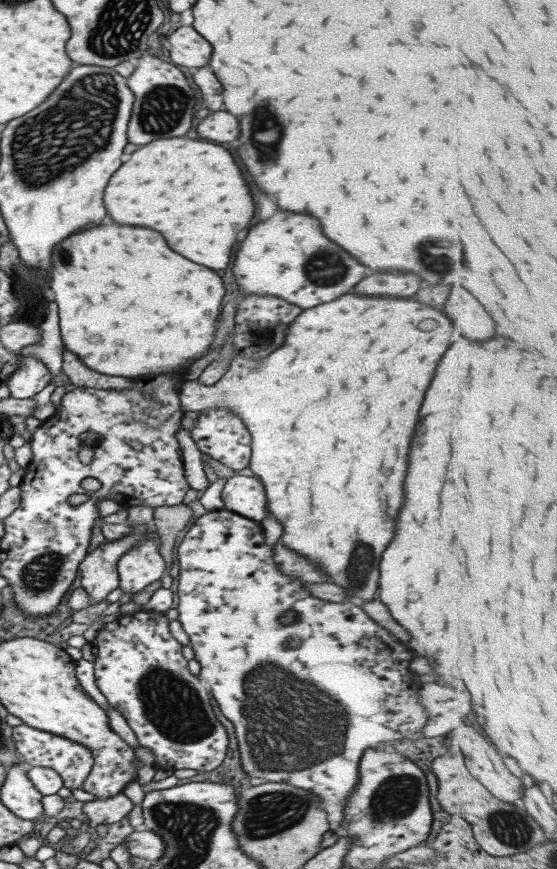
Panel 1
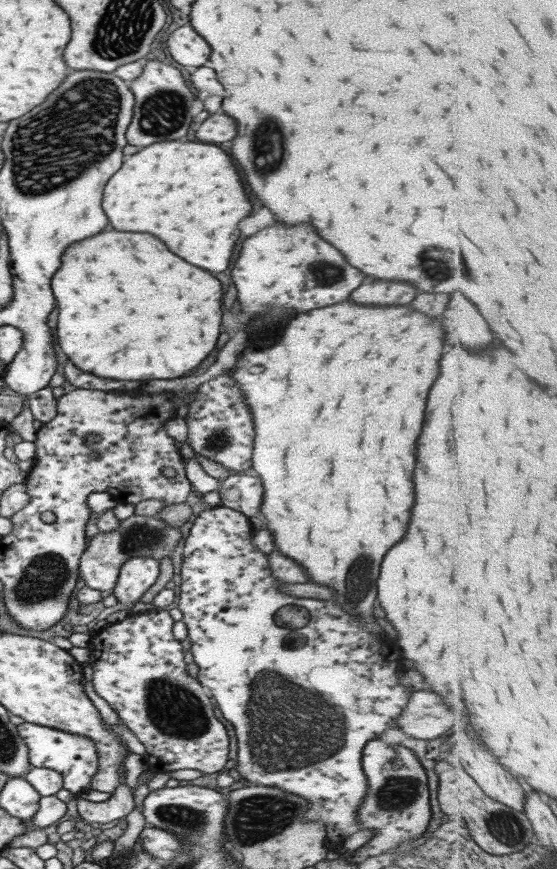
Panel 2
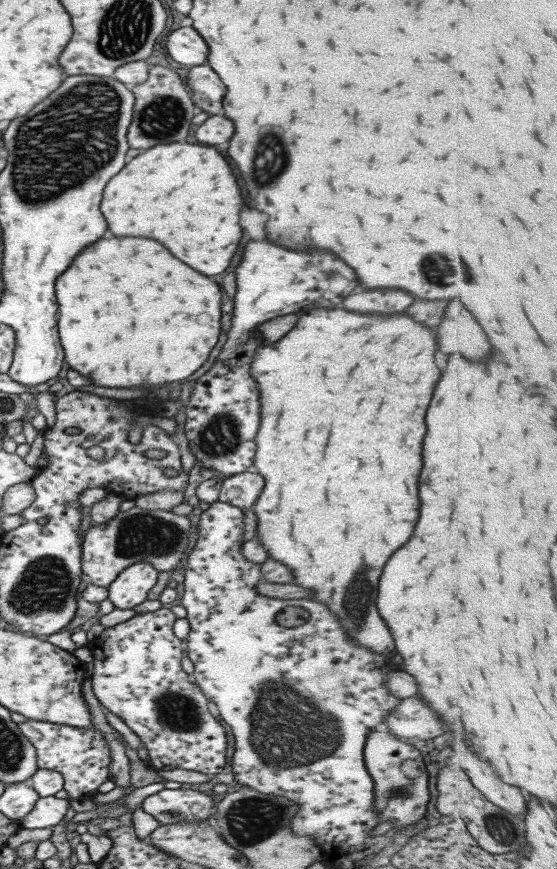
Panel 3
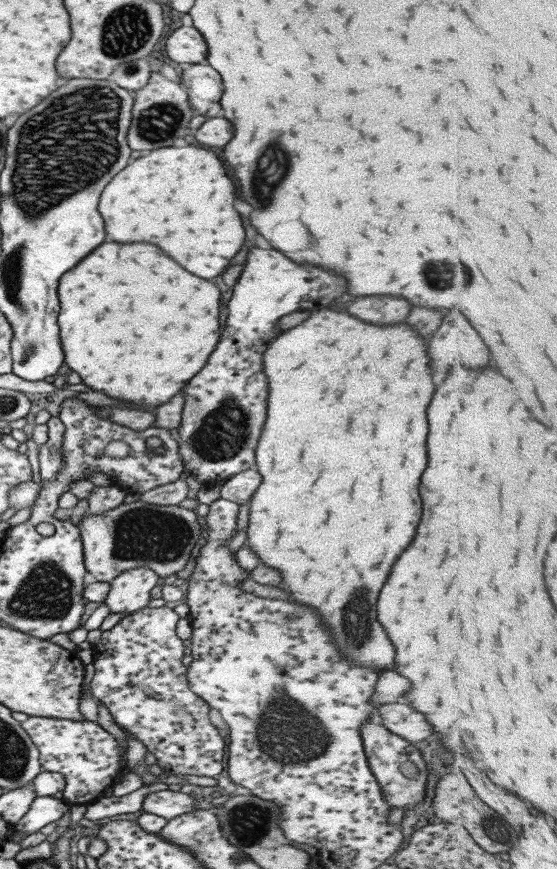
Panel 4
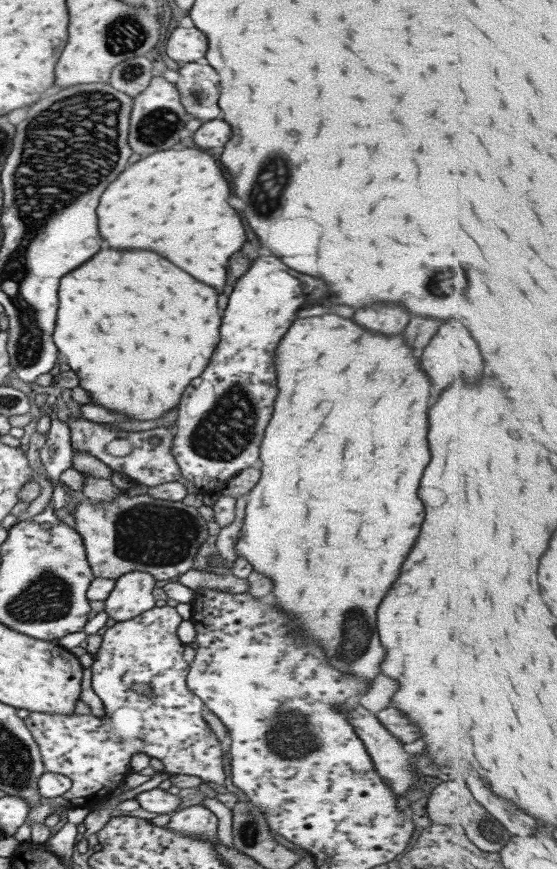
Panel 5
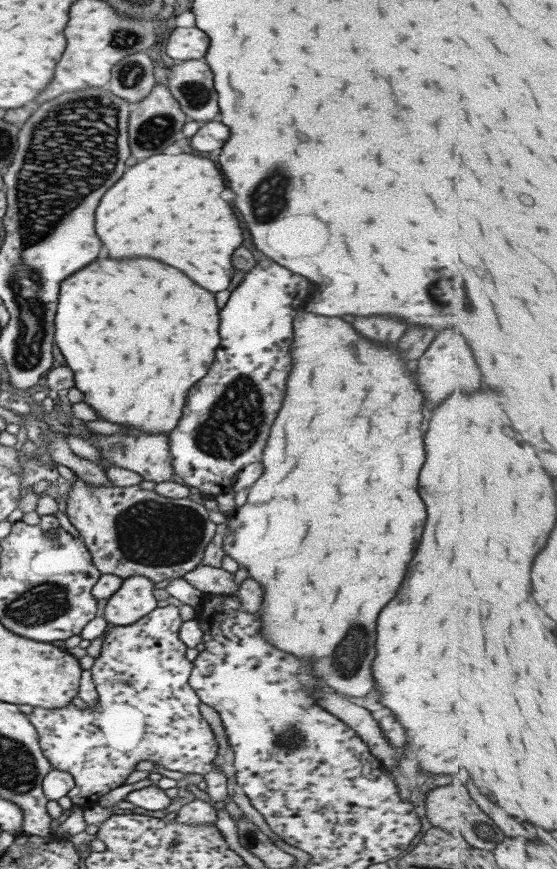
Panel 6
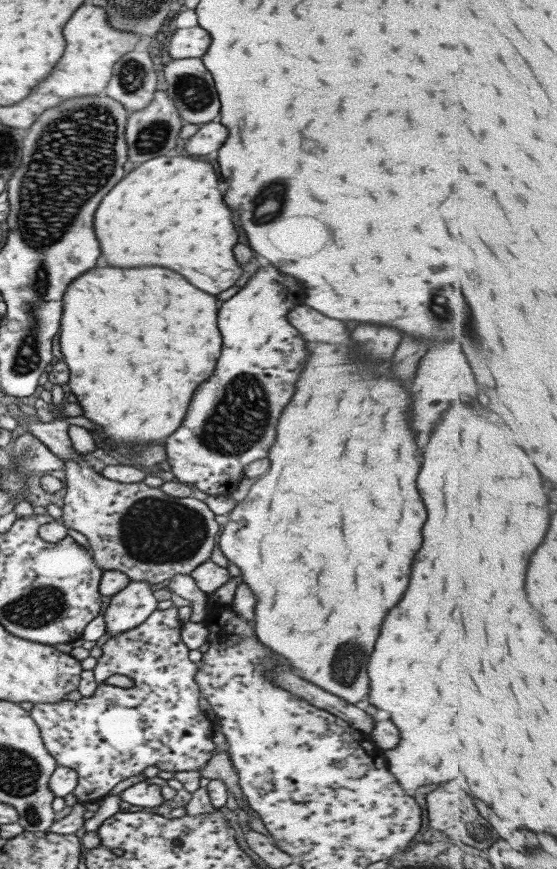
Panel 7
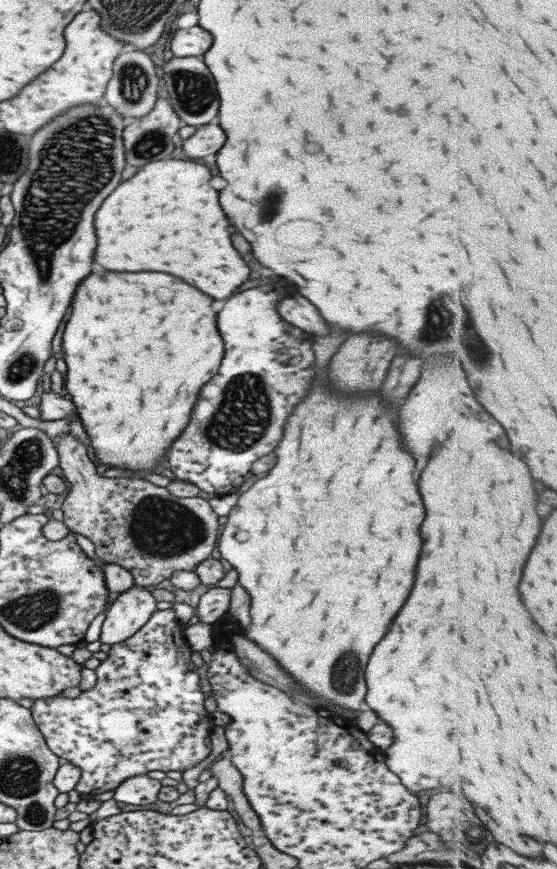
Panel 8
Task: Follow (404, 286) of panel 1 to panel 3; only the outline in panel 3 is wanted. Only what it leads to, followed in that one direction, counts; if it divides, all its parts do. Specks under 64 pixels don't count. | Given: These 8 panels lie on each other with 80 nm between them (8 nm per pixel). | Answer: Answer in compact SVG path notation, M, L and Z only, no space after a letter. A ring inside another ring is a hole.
M357 286L355 292L343 300L343 308L365 314L395 314L403 312L411 302L413 298L401 290L361 290Z

